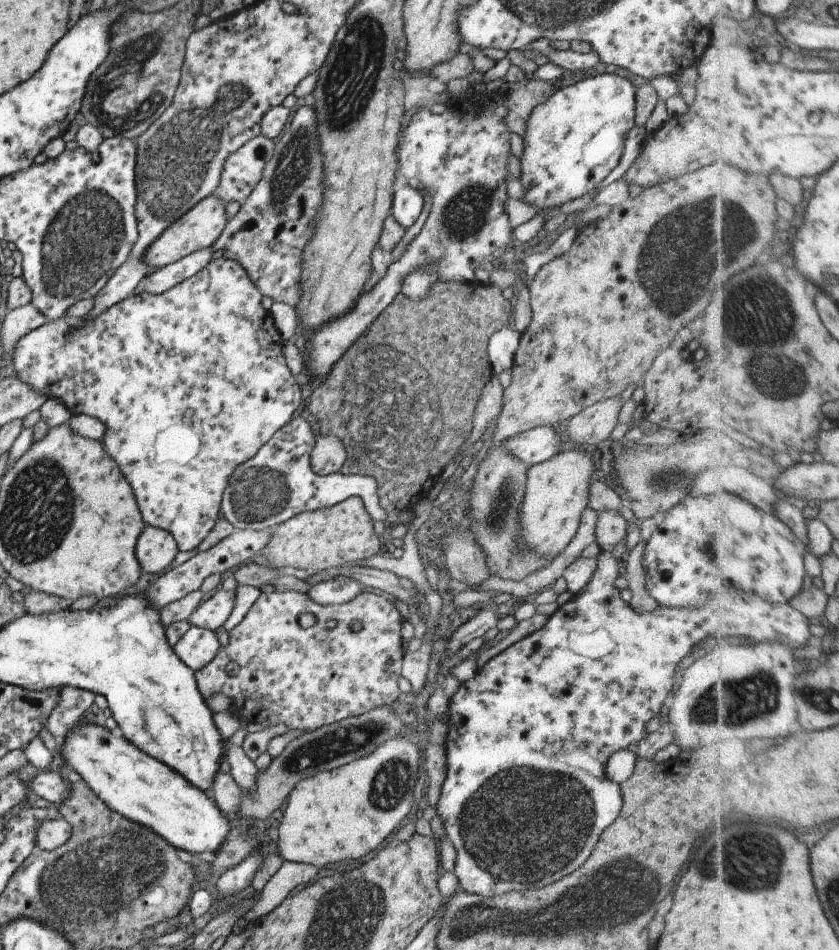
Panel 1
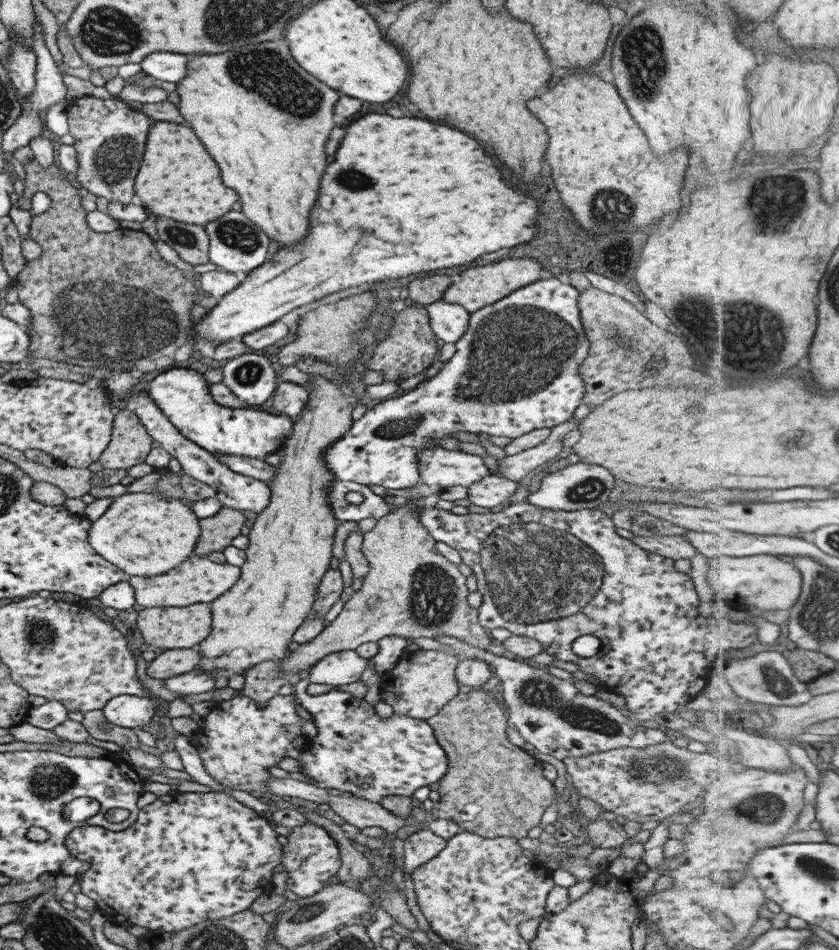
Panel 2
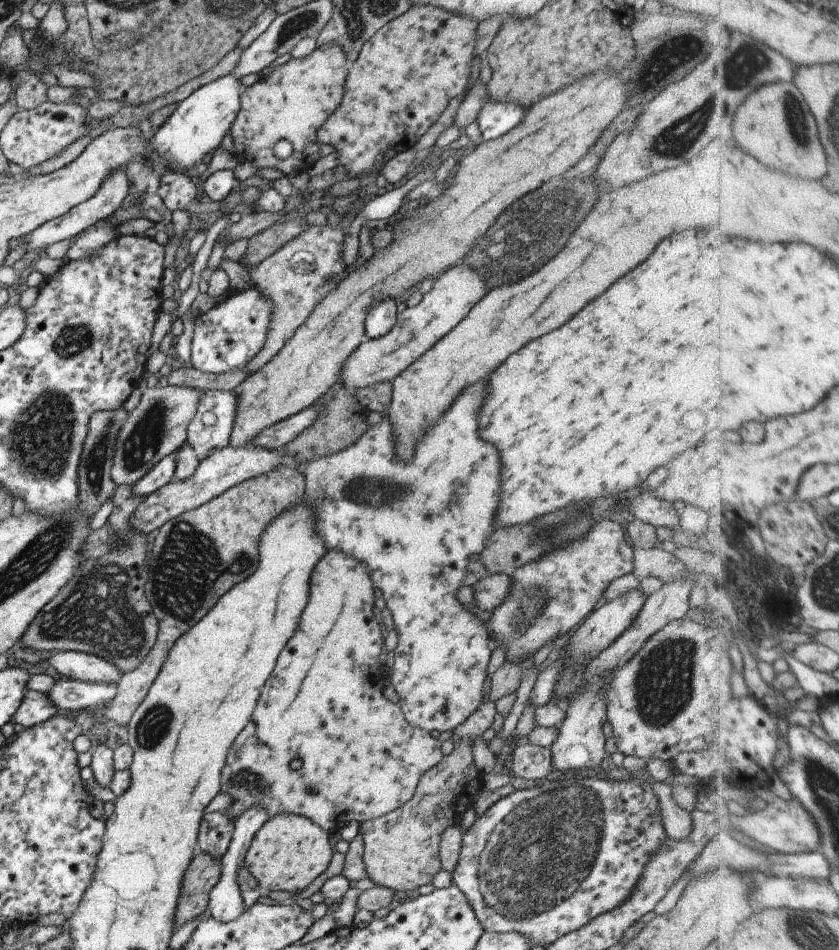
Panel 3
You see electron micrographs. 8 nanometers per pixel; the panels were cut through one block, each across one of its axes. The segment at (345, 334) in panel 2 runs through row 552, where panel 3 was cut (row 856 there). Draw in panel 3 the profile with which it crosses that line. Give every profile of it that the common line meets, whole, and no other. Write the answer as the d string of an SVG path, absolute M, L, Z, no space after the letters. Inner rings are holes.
M281 814L258 829L247 850L245 864L263 891L296 892L305 889L328 868L333 854L330 834L323 828L300 815Z

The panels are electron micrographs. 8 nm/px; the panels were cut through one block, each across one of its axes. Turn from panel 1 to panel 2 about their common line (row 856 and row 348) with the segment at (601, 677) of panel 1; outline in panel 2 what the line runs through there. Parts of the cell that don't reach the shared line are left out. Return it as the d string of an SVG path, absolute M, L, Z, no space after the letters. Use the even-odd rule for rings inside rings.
M548 276L532 282L528 286L524 286L519 290L514 290L512 294L502 298L490 306L486 306L472 312L469 319L468 331L455 342L456 352L446 363L440 371L432 377L422 381L414 390L404 393L402 396L391 396L386 398L384 402L379 403L372 409L368 409L359 420L354 421L348 432L333 442L325 450L325 457L323 461L325 466L329 468L329 472L337 478L338 481L352 481L366 486L377 484L384 486L384 488L412 488L418 482L419 472L417 469L417 452L422 447L433 447L436 444L436 438L454 437L454 432L472 432L475 434L486 434L488 436L506 436L506 438L518 438L522 434L528 434L532 430L538 428L554 428L563 422L569 420L576 408L578 408L584 400L586 394L585 382L580 373L579 366L587 357L589 351L588 337L584 333L582 322L580 321L580 309L578 308L578 298L580 293L576 288L572 287L567 280L560 282L556 280L556 276Z

